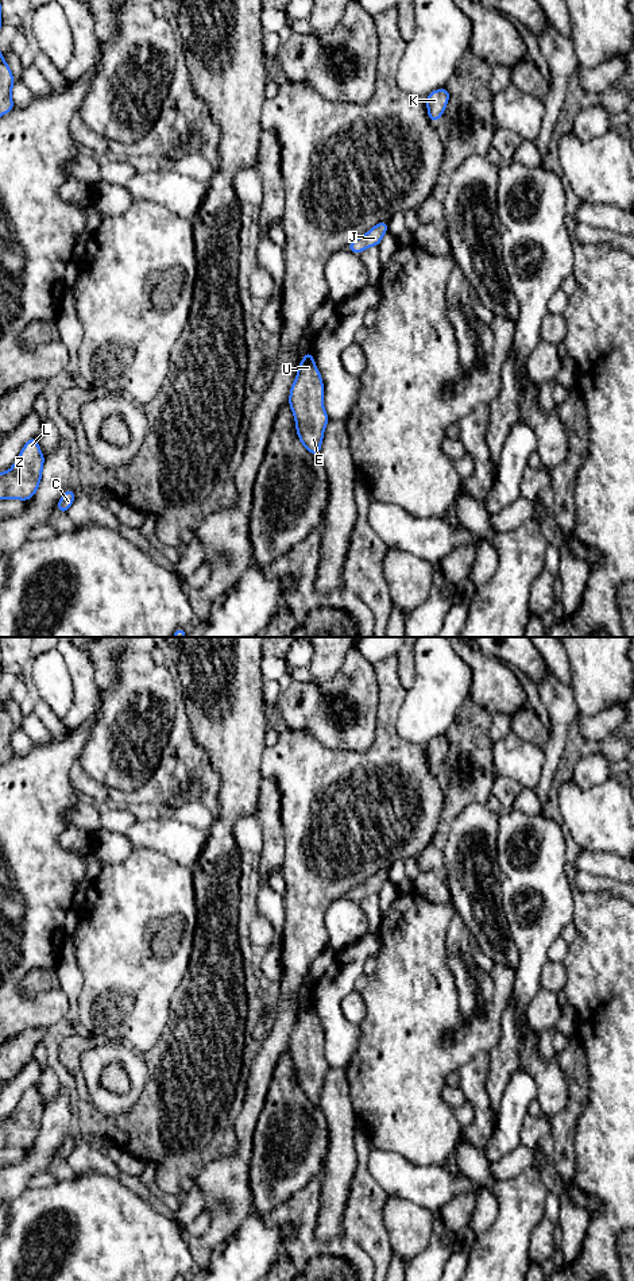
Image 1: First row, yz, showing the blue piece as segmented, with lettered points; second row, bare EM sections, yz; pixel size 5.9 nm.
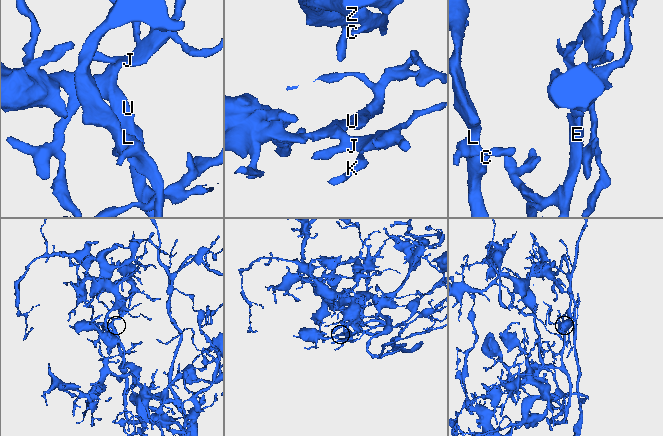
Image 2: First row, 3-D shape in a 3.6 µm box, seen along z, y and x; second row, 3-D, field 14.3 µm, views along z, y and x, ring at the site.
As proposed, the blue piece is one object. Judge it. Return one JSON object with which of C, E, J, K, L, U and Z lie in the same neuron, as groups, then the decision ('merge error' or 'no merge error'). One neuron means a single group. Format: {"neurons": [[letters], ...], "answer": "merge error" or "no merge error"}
{"neurons": [["C", "E", "J", "K", "L", "U", "Z"]], "answer": "no merge error"}

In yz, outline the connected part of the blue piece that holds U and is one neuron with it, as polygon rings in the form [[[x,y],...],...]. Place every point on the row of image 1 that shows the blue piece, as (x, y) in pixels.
[[[309,350],[298,363],[297,377],[290,387],[289,406],[301,444],[312,455],[320,456],[329,417],[324,409],[322,377]]]

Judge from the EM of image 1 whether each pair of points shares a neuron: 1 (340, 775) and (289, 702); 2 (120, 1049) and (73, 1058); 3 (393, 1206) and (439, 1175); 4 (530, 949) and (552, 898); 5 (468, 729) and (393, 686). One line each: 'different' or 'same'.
1: different
2: different
3: different
4: same
5: different

